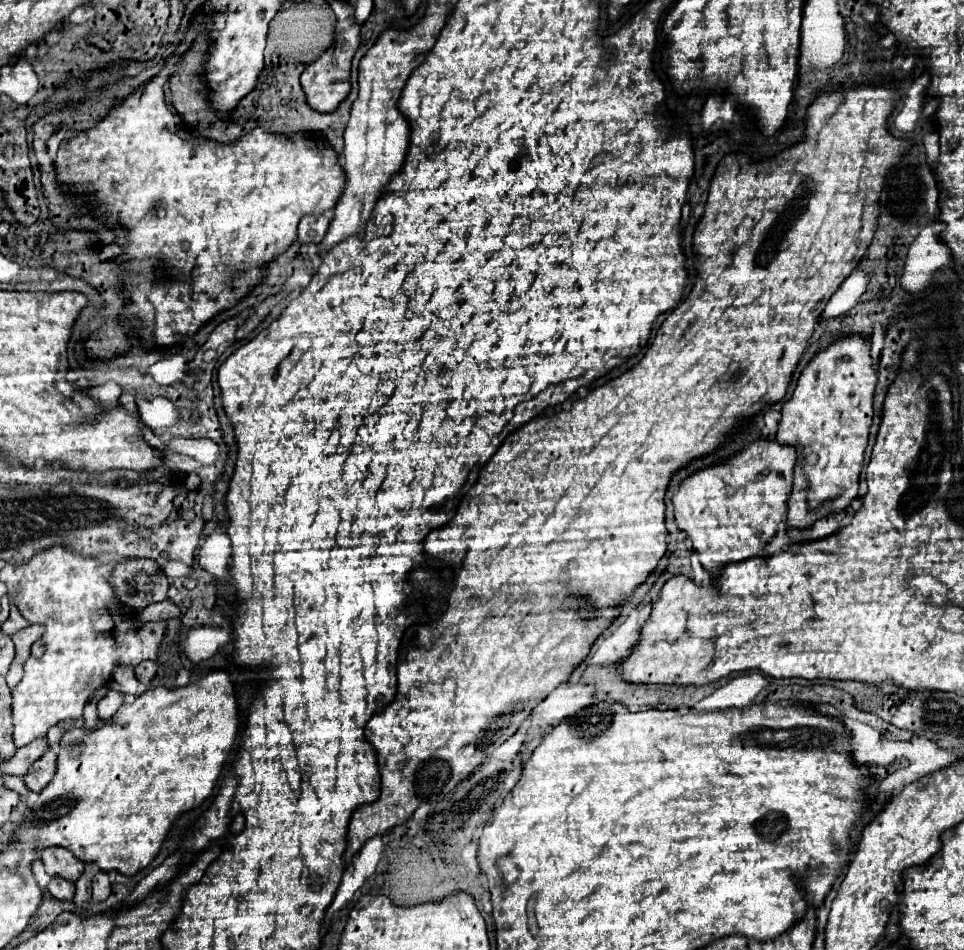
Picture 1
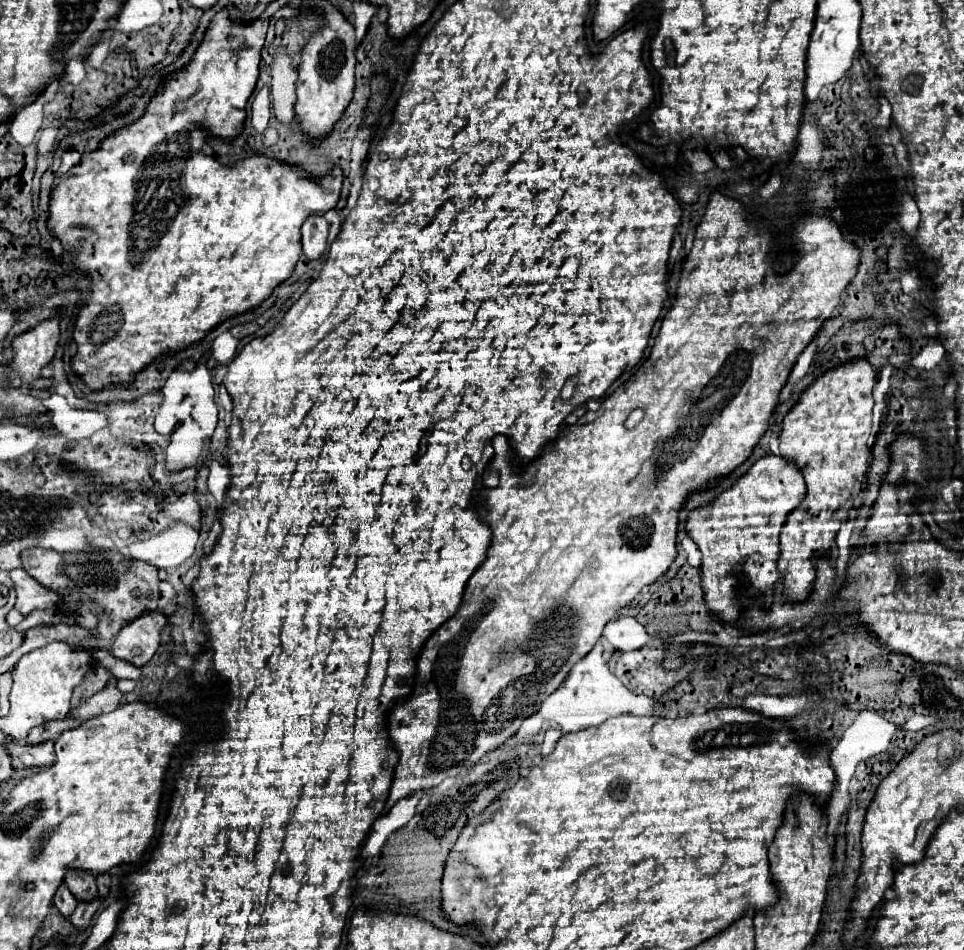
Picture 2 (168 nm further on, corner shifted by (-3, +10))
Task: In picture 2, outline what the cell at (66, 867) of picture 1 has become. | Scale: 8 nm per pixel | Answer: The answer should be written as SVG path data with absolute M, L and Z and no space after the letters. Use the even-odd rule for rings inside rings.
M69 868L65 874L65 884L69 886L69 890L77 900L93 900L97 896L95 876L89 874L87 870Z

